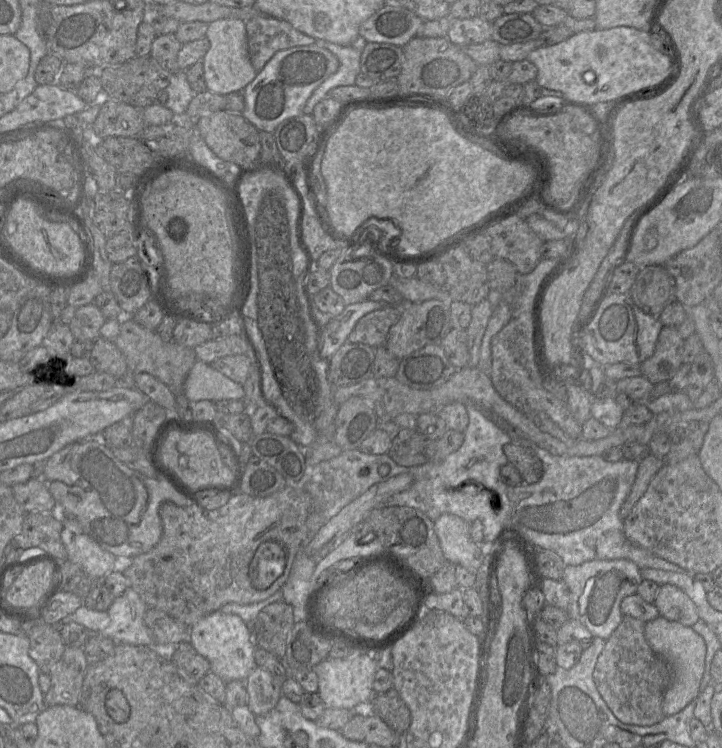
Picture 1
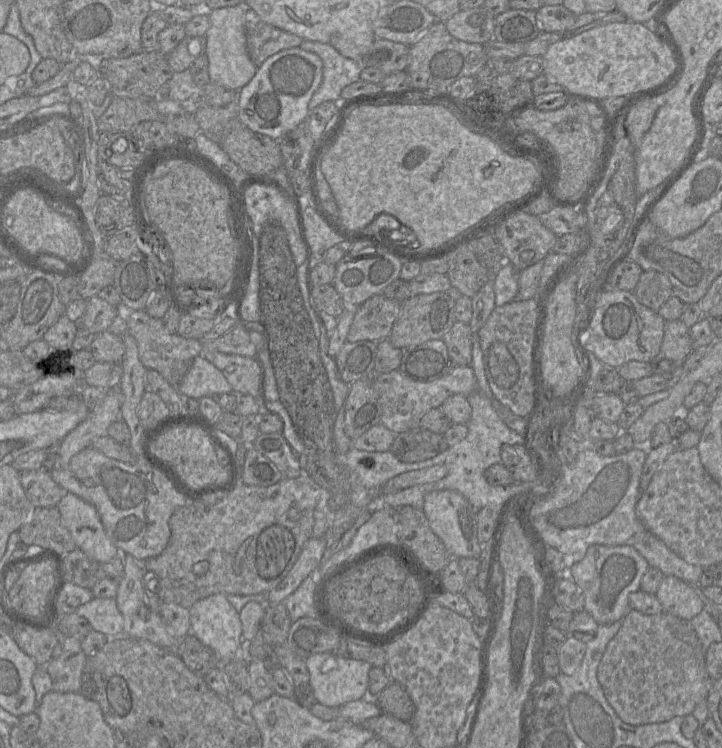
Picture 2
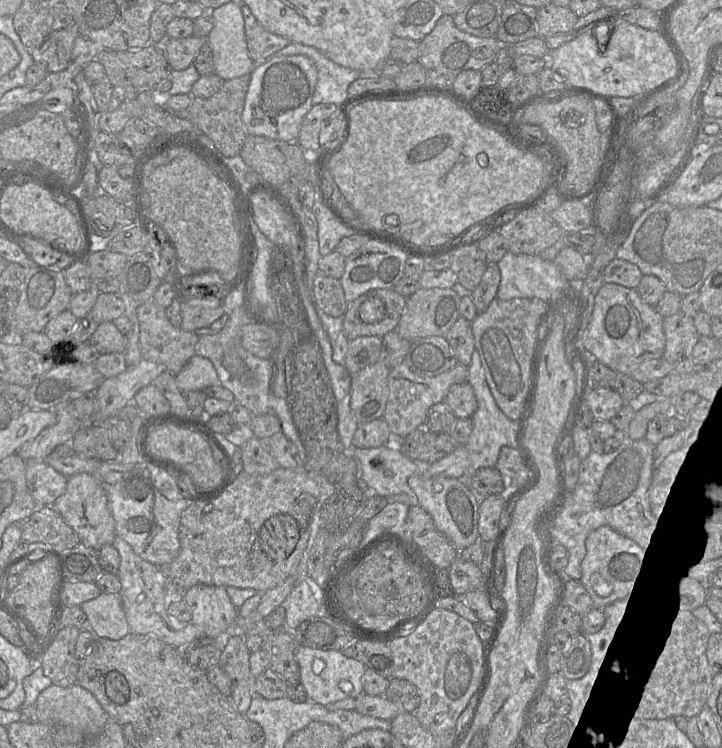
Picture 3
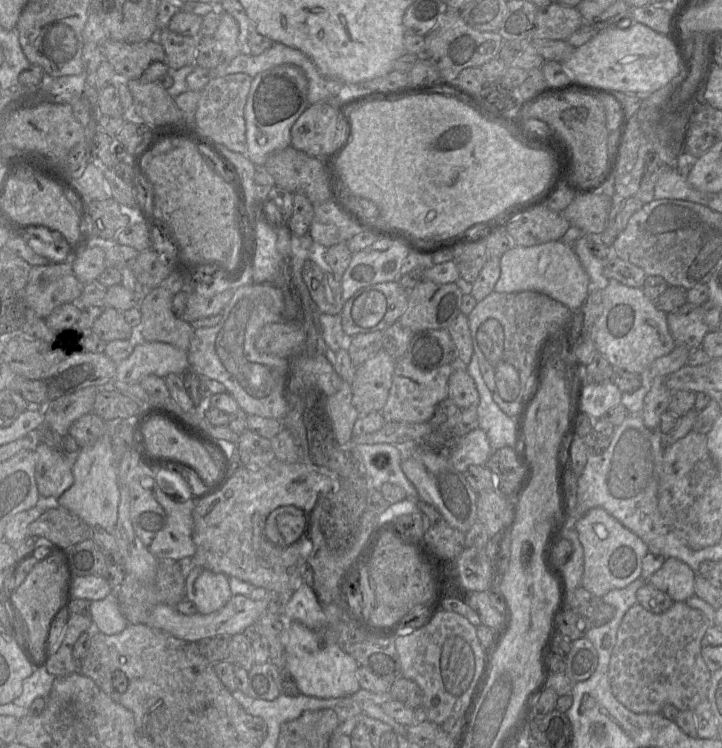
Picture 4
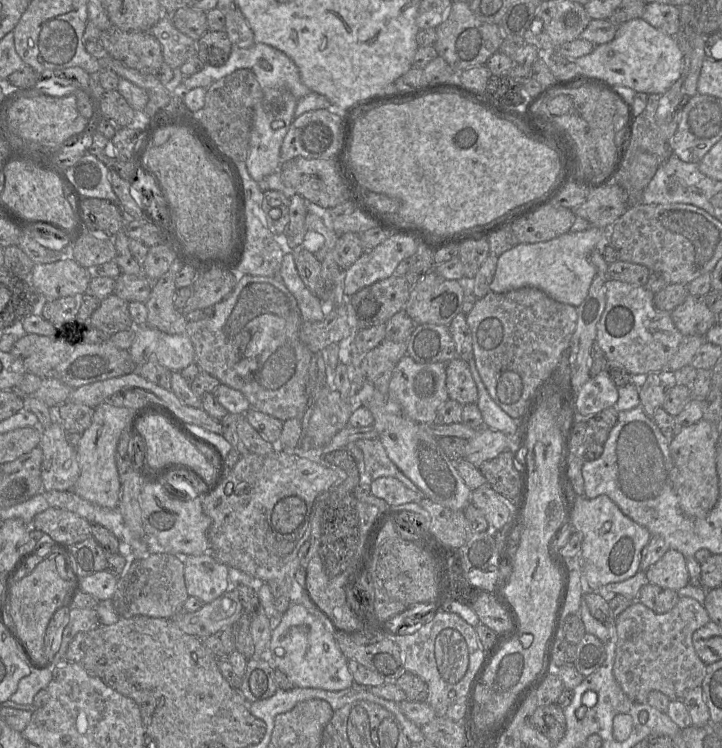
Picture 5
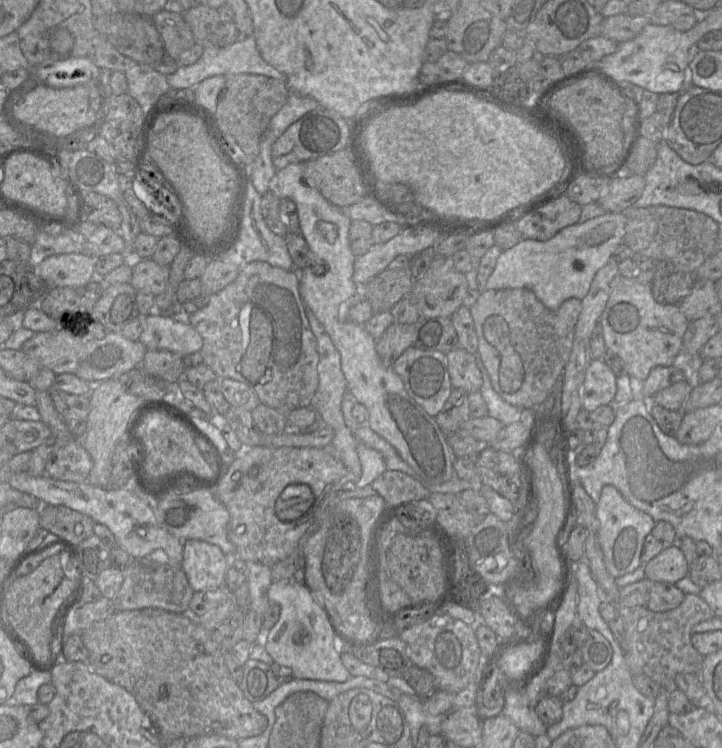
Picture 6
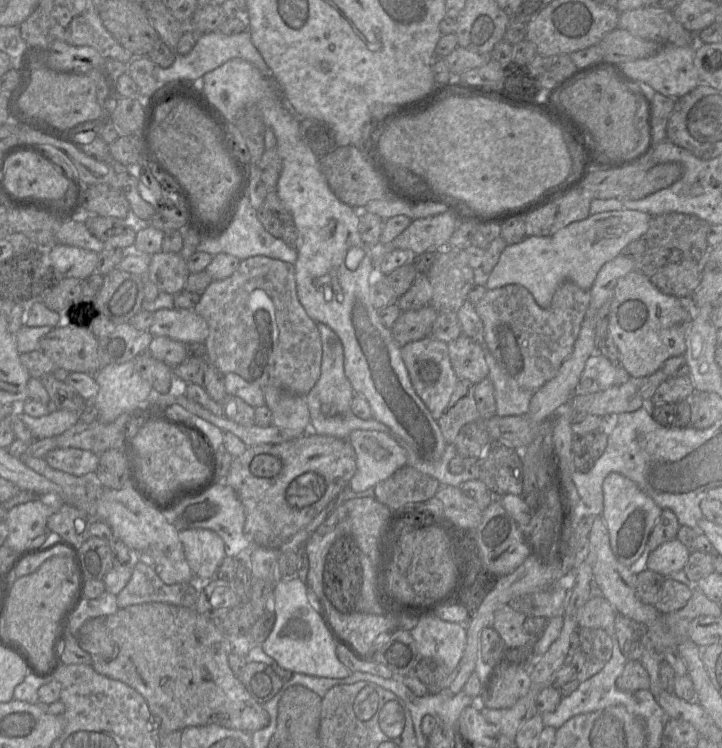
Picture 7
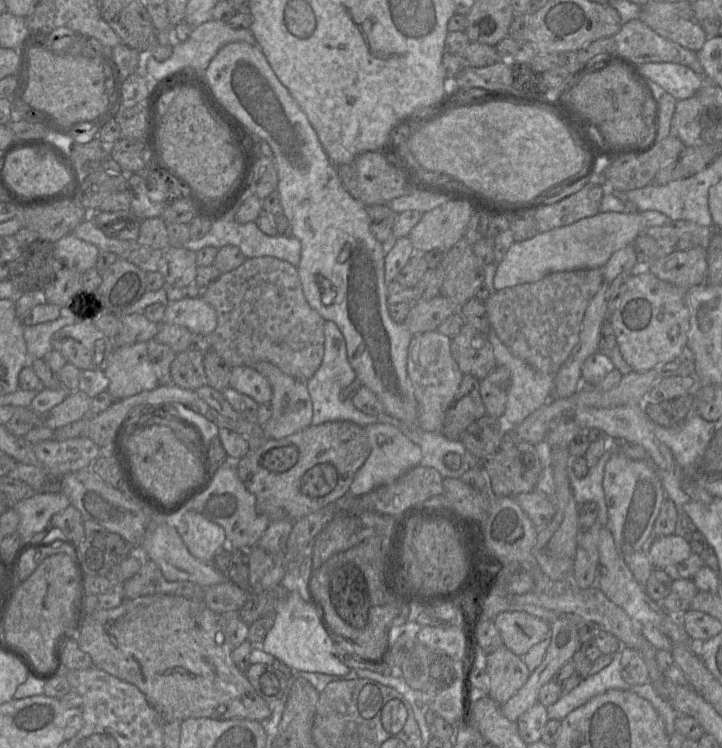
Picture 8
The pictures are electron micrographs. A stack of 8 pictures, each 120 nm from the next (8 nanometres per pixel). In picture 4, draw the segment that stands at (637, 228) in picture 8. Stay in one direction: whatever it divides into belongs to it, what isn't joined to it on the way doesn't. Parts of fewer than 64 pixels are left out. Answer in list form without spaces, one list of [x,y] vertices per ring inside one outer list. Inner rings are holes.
[[[553,240],[533,246],[514,246],[507,250],[500,258],[500,276],[493,291],[497,293],[539,292],[562,303],[573,312],[580,310],[591,289],[589,276],[572,245]]]

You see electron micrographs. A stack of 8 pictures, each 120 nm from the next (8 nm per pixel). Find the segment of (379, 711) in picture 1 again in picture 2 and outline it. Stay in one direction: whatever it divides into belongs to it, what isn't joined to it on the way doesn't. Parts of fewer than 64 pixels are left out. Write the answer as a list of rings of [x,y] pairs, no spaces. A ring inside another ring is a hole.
[[[395,682],[390,684],[376,697],[371,698],[382,714],[389,714],[404,722],[410,722],[414,715],[414,704],[405,689]]]

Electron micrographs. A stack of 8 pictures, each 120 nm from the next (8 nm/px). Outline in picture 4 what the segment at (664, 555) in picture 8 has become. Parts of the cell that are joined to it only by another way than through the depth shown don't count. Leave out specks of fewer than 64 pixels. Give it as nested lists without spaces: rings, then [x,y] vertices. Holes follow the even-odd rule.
[[[668,557],[646,583],[665,592],[674,602],[686,602],[694,595],[695,577],[696,573],[687,564]]]

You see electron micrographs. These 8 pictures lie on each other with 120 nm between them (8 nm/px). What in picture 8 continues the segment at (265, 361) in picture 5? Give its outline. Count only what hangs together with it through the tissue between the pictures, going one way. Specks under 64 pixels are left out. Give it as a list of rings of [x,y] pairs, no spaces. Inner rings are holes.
[[[270,256],[247,258],[238,268],[221,274],[200,296],[217,314],[210,348],[230,368],[267,361],[302,382],[318,370],[324,353],[325,320],[309,306],[297,267]]]

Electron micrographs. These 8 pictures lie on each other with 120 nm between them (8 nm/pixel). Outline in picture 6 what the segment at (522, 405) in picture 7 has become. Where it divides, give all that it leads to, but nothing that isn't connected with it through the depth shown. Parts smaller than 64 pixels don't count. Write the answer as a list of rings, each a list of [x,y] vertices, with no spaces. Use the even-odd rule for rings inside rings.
[[[479,352],[473,356],[475,357],[476,364],[482,374],[483,385],[480,389],[480,393],[487,404],[488,416],[497,419],[504,426],[519,421],[523,409],[509,404],[495,392]]]

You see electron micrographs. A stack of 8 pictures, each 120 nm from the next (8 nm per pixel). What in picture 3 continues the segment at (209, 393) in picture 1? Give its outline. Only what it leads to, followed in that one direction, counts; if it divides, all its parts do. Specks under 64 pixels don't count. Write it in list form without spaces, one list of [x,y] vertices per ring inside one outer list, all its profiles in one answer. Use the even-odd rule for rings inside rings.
[[[193,355],[175,375],[181,391],[203,391],[212,385],[221,385],[213,363],[202,356]]]

